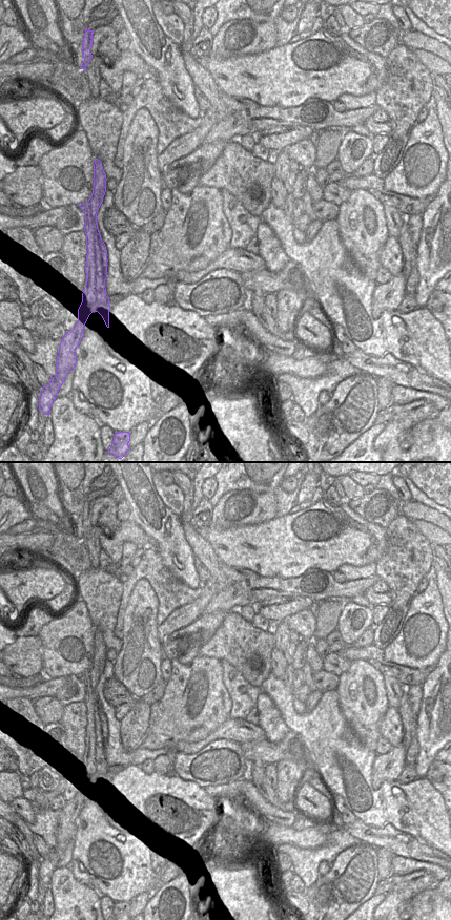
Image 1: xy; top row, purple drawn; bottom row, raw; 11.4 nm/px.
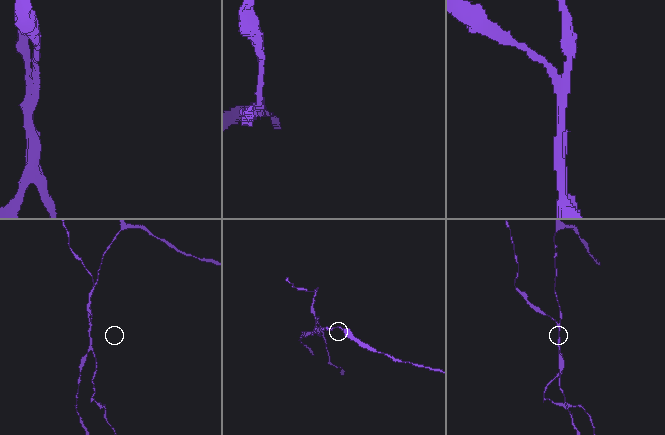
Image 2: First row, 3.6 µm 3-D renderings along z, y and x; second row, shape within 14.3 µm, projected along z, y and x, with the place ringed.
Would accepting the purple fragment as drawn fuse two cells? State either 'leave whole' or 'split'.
split

